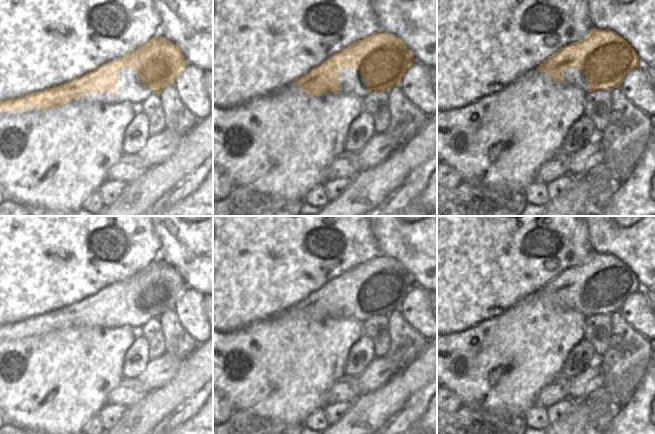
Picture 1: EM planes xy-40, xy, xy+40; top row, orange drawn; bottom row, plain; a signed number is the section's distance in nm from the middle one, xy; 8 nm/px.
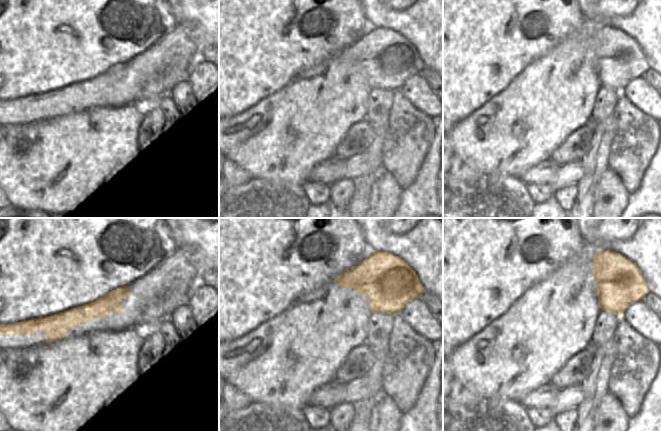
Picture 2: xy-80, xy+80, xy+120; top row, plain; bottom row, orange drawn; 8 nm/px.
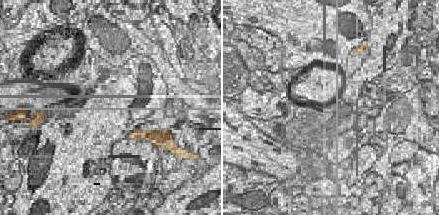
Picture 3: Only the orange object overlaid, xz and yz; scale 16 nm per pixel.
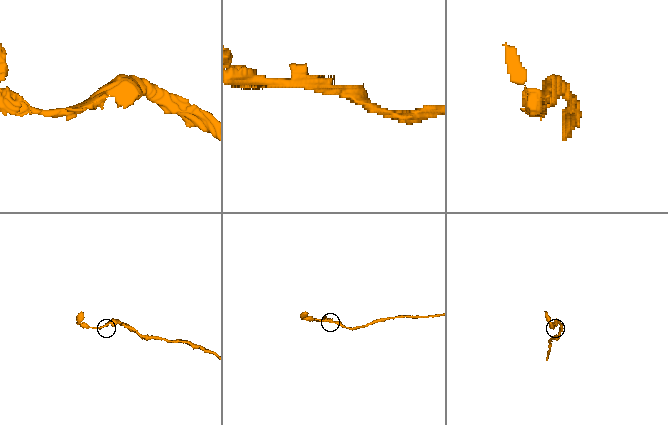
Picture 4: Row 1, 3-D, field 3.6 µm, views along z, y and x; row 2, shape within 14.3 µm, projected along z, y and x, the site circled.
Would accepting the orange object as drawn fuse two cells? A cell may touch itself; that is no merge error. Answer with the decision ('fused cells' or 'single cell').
single cell

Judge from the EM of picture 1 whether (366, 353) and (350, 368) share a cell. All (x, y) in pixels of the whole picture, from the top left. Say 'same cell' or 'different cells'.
same cell

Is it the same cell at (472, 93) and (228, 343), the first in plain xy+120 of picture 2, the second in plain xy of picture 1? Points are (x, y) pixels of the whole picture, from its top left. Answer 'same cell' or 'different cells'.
different cells

